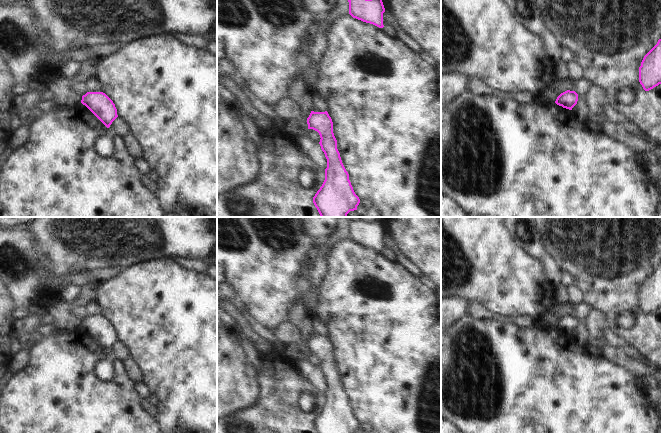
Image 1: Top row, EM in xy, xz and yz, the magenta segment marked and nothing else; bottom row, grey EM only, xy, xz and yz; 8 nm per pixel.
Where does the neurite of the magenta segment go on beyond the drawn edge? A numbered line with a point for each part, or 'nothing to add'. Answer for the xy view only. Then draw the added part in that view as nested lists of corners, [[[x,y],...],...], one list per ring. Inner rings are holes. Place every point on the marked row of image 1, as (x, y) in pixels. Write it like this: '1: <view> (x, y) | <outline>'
nothing to add

